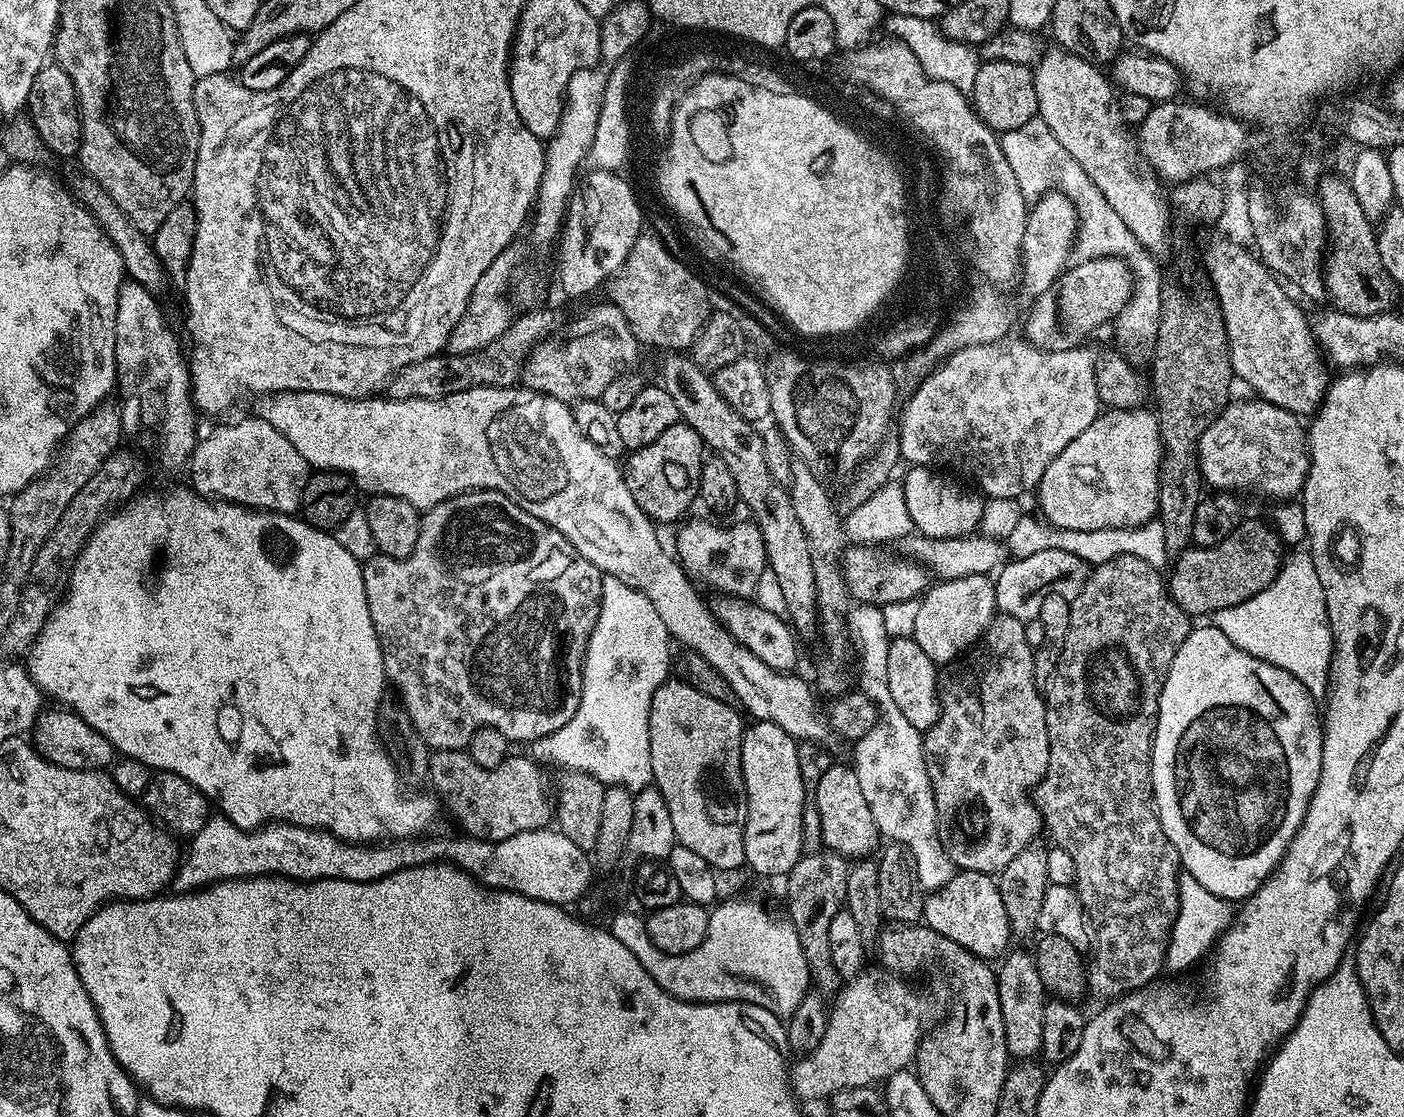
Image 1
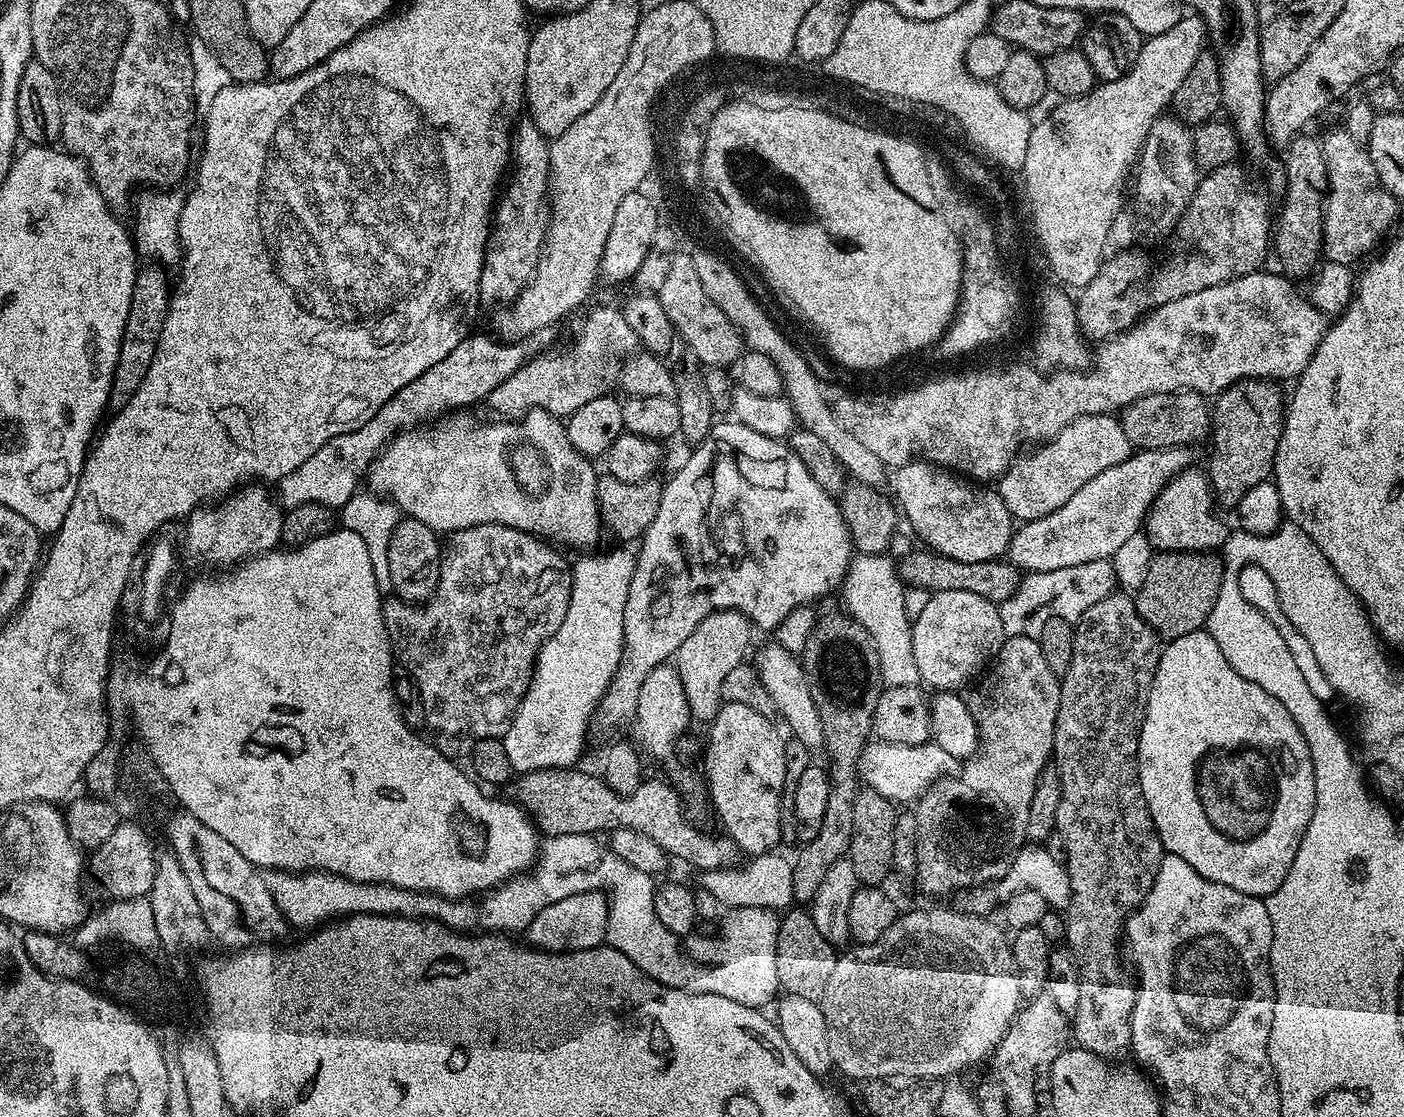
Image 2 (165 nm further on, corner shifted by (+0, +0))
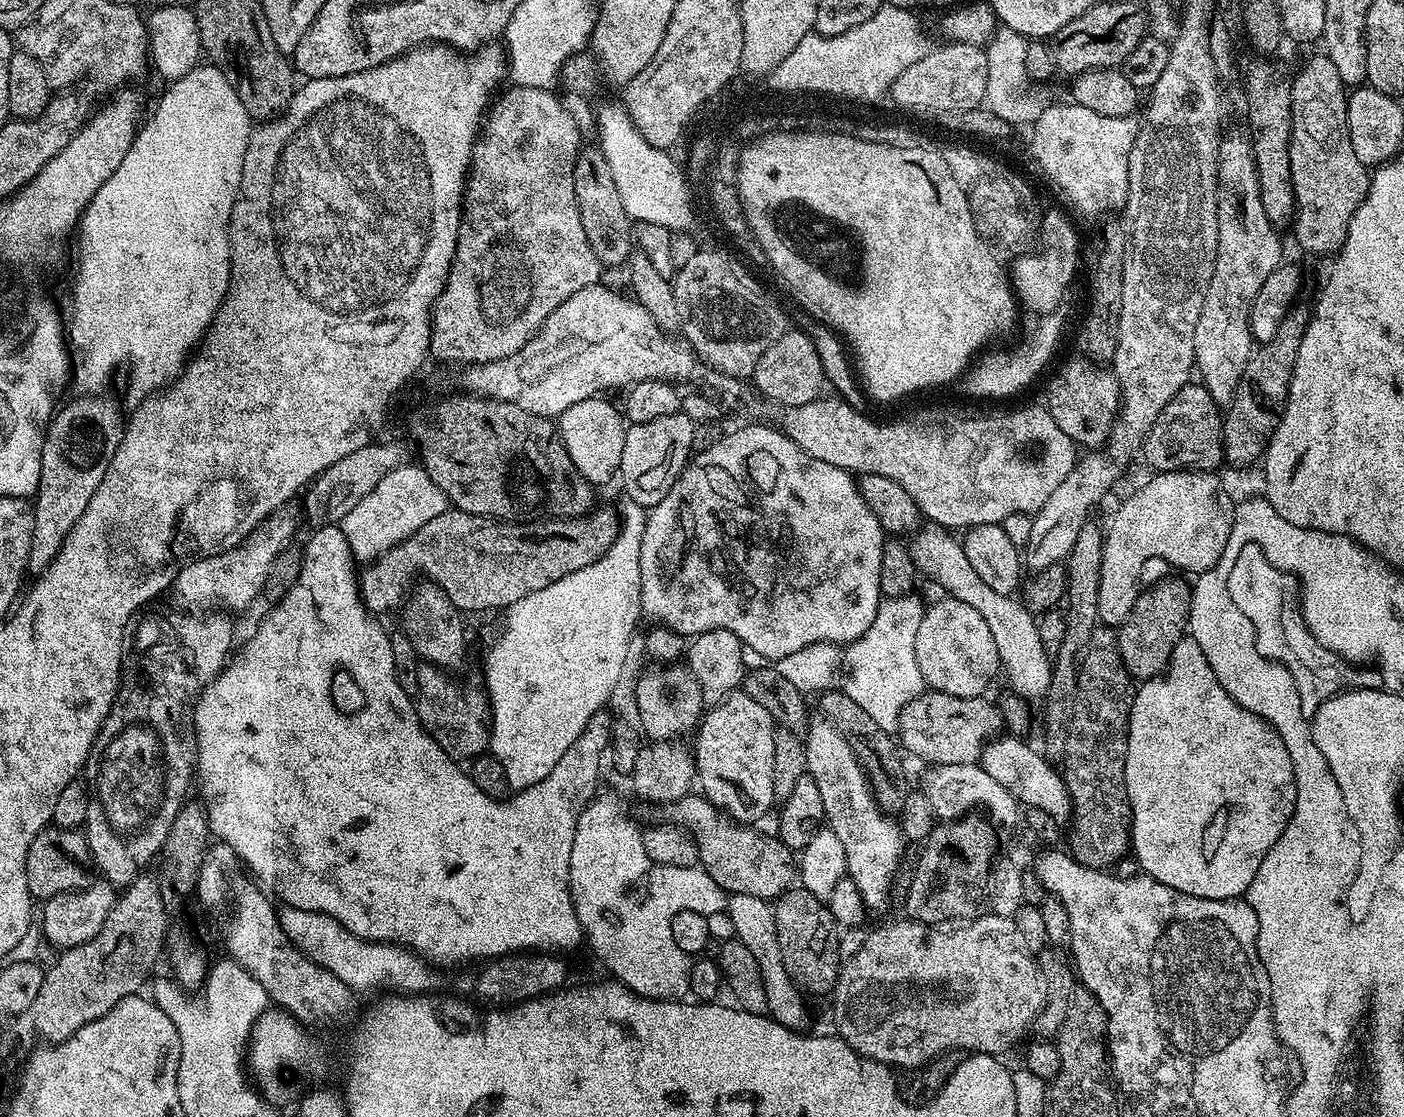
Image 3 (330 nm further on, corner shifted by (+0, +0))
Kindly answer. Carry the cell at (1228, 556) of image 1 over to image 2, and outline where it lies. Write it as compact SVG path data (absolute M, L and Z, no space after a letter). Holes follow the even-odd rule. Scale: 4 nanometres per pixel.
M1157 551L1149 563L1145 581L1135 589L1138 614L1165 641L1182 634L1199 632L1207 625L1208 615L1224 581L1224 565L1219 555L1209 552Z

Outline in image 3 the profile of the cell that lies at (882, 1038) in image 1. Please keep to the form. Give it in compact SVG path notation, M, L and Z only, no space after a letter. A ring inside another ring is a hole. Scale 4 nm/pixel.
M989 913L976 920L965 921L953 928L924 924L920 921L901 921L882 926L870 933L860 948L849 959L847 957L841 965L839 978L832 991L834 1020L838 1026L836 1032L840 1039L846 1041L856 1053L862 1054L863 1057L894 1068L900 1066L918 1070L949 1050L980 1052L995 1056L1003 1055L1002 1052L1010 1049L1024 1030L1031 1027L1042 1007L1042 995L1040 996L1042 984L1039 979L1039 969L1036 967L1035 957L1025 946L1015 919Z

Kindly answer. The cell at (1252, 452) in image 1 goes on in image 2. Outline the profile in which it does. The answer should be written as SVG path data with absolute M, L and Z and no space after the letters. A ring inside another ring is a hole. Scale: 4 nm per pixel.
M1189 447L1178 448L1144 448L1133 451L1116 466L1100 471L1097 477L1086 482L1085 486L1075 492L1069 502L1056 511L1040 519L1025 521L1014 531L1006 553L1007 559L1014 567L1025 573L1059 570L1066 566L1079 566L1095 559L1111 559L1120 546L1133 535L1138 534L1145 525L1148 512L1167 483L1192 463L1193 452Z

